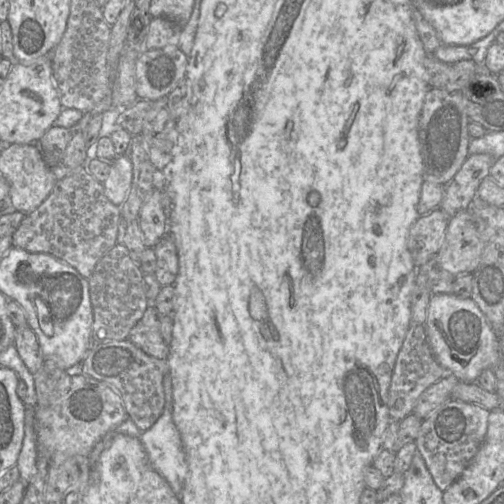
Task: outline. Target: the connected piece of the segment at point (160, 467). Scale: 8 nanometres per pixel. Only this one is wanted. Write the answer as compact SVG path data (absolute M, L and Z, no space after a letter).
M169 374L164 377L163 391L165 398L164 410L152 427L146 431L141 431L130 418L126 418L113 431L115 431L115 435L123 434L139 438L151 466L164 477L174 493L180 498L187 473L187 462L181 435L173 421L172 381Z

